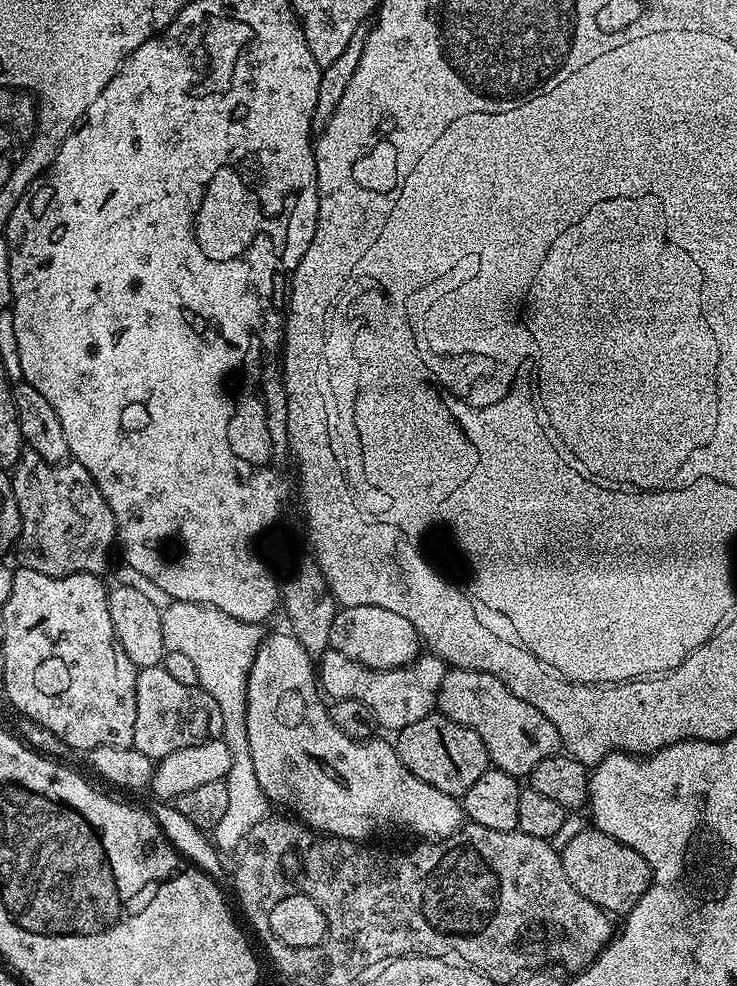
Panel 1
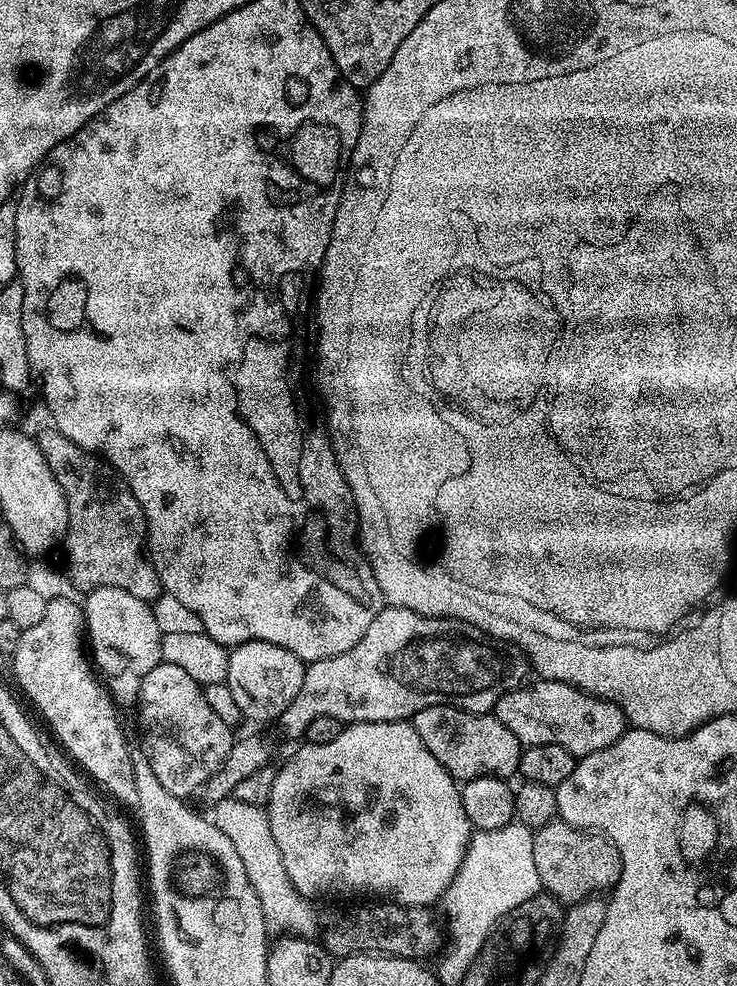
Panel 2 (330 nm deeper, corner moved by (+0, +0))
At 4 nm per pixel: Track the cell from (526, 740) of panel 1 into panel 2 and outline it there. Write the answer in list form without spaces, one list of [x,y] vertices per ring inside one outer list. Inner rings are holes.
[[[539,678],[509,692],[505,691],[502,698],[498,698],[494,715],[498,722],[502,722],[502,726],[506,726],[506,730],[510,730],[510,734],[514,734],[514,738],[520,740],[521,745],[550,746],[557,744],[564,747],[565,750],[570,750],[570,754],[577,758],[589,756],[614,742],[618,742],[618,738],[622,738],[622,734],[629,727],[623,710],[614,702],[600,700],[566,682],[541,680]]]

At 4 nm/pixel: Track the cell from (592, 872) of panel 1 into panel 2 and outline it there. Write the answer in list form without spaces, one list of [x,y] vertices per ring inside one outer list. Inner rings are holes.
[[[557,818],[552,823],[535,829],[534,866],[538,870],[540,887],[561,904],[577,904],[600,891],[615,888],[620,877],[620,855],[611,840],[592,830],[576,828]]]

